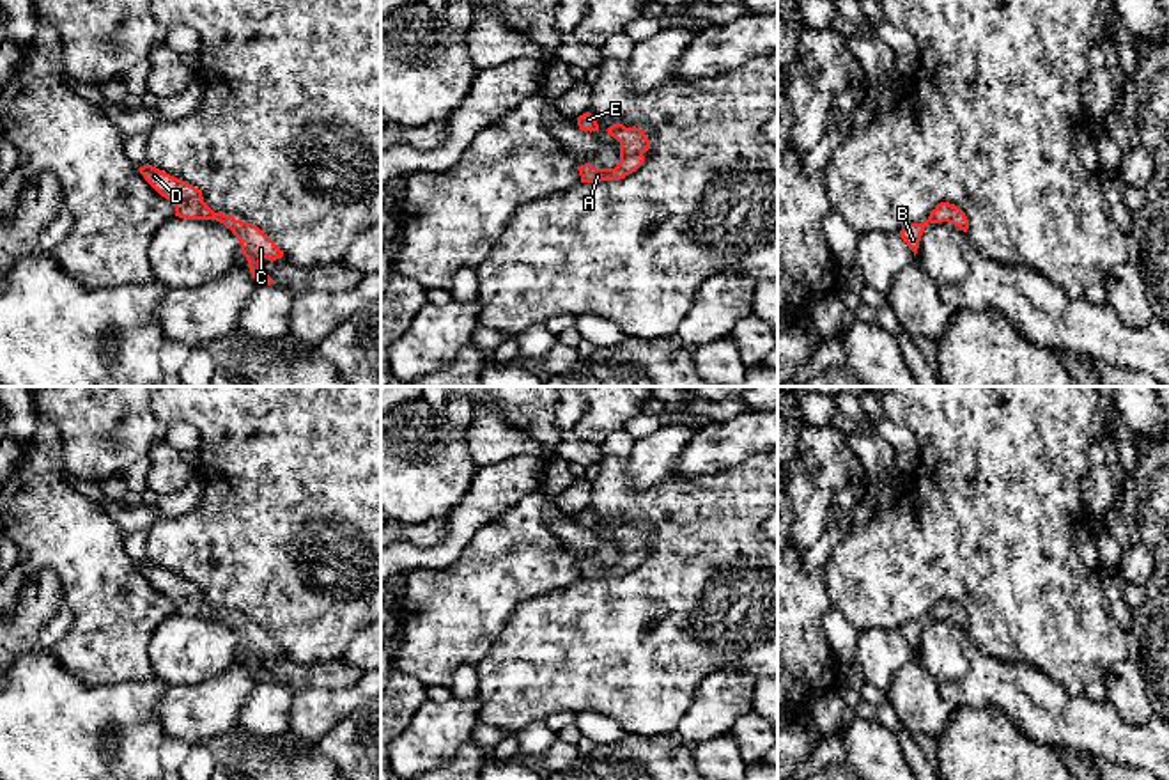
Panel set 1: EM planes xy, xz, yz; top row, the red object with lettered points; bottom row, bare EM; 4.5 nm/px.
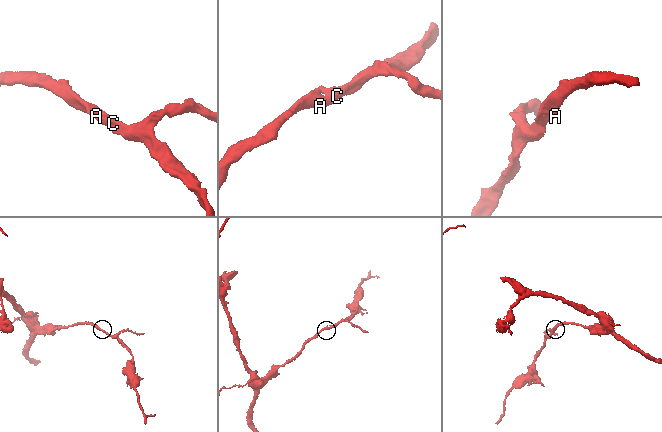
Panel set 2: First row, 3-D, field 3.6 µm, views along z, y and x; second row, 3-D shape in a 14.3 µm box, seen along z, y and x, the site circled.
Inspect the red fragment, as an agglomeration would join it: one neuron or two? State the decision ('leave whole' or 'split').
leave whole

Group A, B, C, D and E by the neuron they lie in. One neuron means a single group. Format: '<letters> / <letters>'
A B C D E

